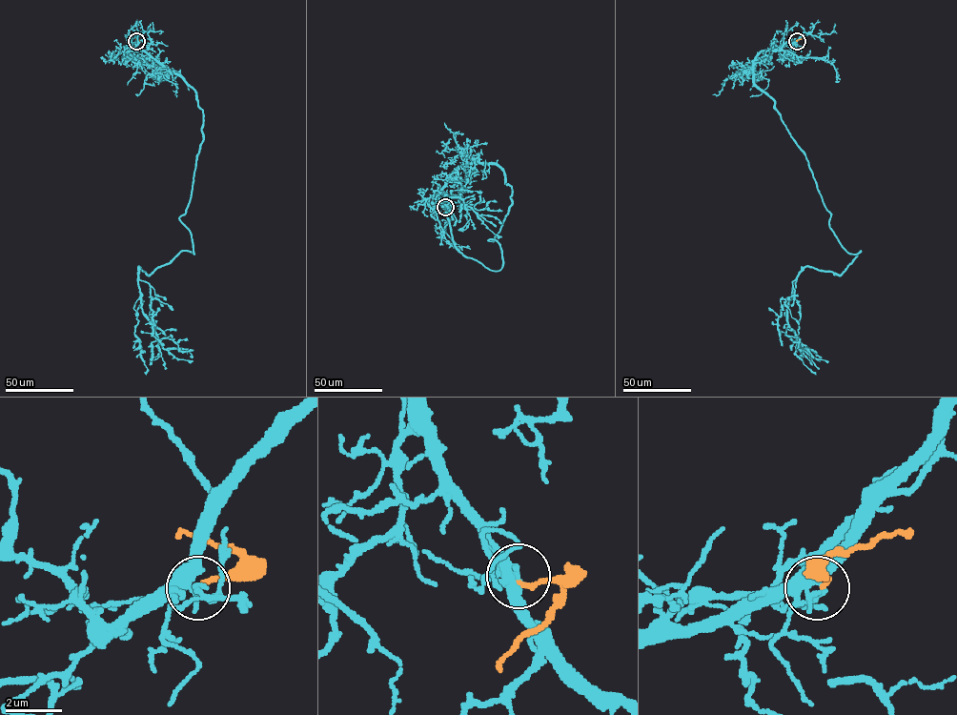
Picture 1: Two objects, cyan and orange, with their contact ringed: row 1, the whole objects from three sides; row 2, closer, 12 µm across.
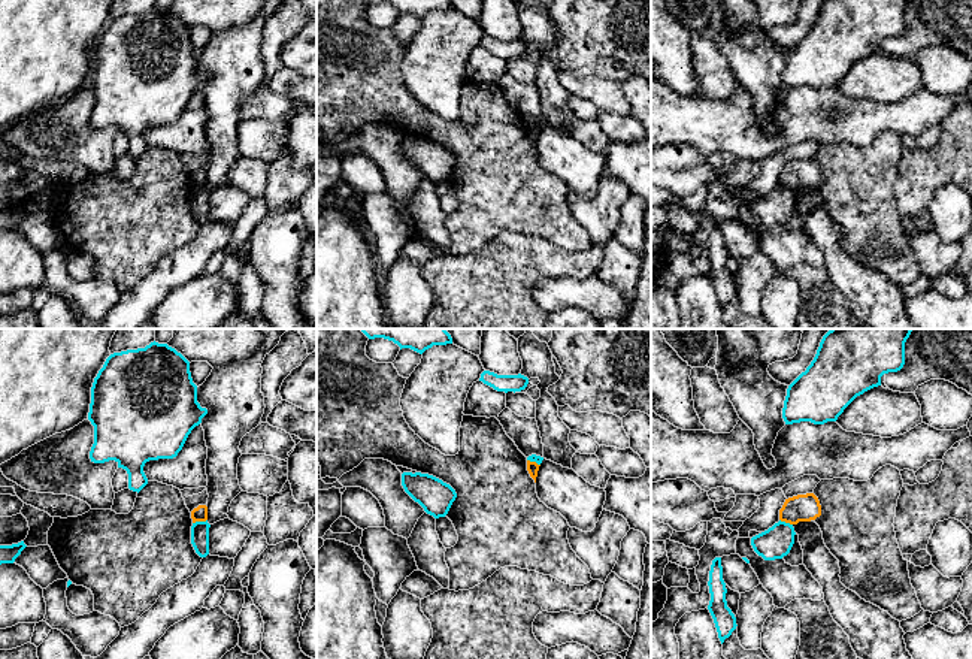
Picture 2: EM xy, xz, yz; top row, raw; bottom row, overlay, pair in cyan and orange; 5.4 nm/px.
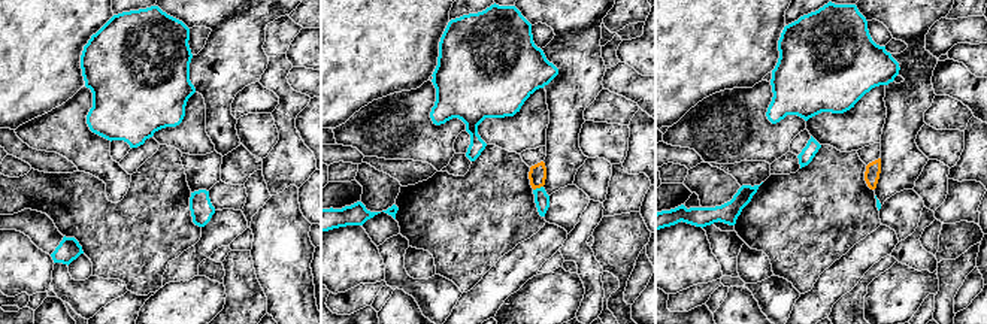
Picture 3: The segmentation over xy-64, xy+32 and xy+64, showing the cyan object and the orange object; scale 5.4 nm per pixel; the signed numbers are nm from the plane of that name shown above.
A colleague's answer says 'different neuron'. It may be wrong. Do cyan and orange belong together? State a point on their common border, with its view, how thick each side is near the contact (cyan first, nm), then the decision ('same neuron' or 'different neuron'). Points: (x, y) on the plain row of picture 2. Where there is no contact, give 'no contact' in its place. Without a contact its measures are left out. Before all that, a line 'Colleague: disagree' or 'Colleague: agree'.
Colleague: agree
contact xy (199, 187); calibres 100 and 80 nm; different neuron

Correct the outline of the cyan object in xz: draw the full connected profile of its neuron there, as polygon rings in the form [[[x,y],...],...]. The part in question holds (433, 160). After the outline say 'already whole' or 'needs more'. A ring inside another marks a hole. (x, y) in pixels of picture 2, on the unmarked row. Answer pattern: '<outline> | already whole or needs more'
[[[403,137],[402,151],[434,184],[445,182],[457,163],[449,149],[429,139]]] | already whole

